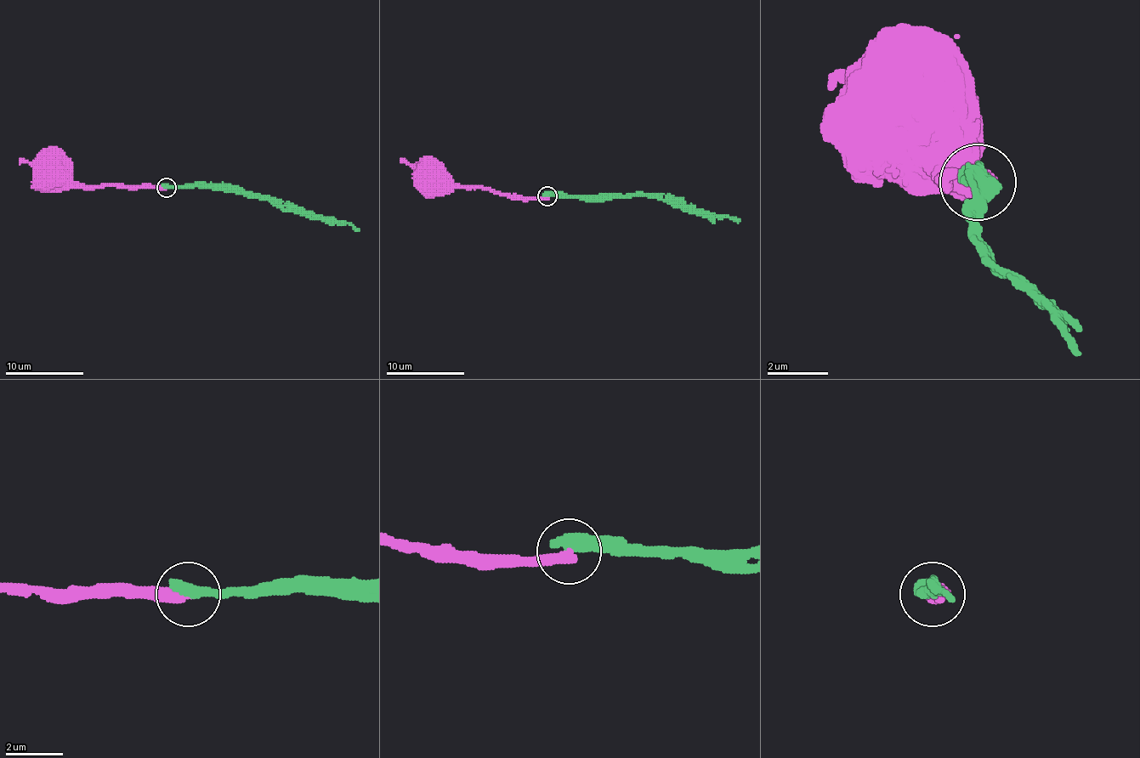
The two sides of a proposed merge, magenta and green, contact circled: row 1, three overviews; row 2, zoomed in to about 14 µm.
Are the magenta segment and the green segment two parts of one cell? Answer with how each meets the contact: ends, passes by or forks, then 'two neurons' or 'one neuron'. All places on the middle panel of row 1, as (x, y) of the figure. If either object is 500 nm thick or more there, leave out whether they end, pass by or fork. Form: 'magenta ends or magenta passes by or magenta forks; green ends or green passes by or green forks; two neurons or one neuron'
two neurons

